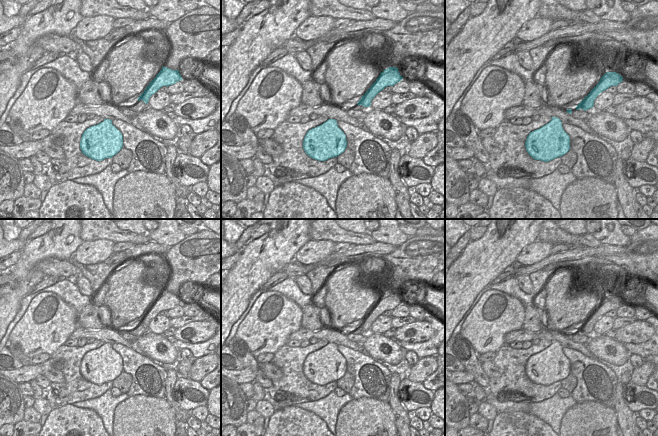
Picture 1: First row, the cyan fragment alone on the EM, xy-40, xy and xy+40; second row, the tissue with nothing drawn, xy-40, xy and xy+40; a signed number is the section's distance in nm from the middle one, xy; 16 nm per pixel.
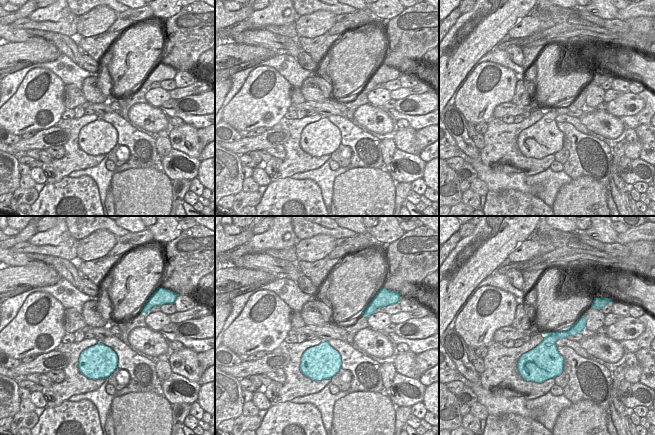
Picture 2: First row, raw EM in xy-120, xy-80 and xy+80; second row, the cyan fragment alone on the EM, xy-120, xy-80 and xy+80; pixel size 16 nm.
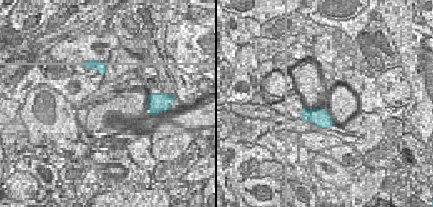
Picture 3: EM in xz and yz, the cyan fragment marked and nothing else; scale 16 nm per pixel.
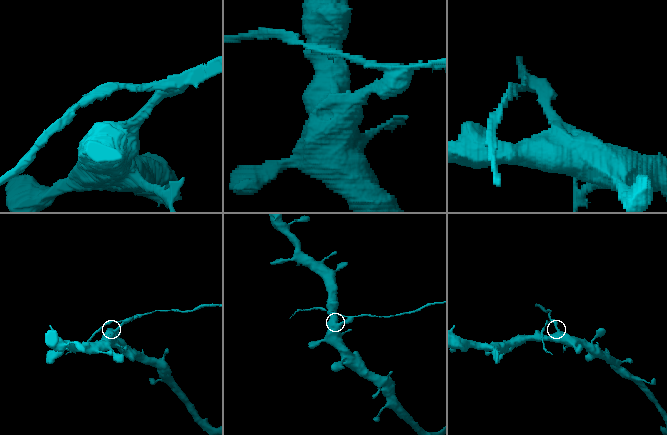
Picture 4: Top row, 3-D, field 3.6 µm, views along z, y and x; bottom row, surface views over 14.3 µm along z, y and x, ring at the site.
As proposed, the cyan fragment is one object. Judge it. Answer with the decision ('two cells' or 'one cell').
two cells

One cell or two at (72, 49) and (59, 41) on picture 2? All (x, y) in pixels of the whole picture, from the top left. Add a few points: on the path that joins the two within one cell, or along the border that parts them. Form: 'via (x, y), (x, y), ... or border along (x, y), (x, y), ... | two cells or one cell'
via (69, 47), (62, 42) | one cell

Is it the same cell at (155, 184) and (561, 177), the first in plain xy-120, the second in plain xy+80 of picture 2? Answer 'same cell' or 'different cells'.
different cells

